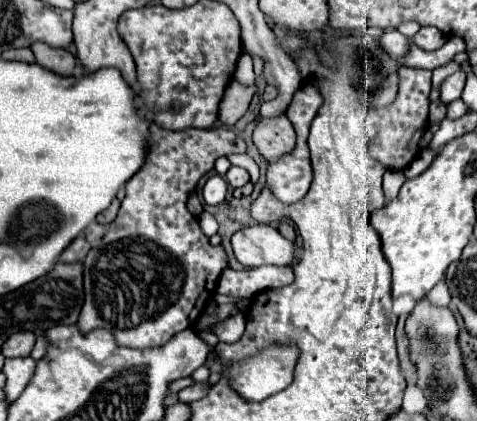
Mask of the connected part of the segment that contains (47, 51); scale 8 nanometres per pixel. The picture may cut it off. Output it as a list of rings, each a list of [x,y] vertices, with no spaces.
[[[32,43],[30,49],[34,51],[36,63],[58,73],[58,75],[72,75],[76,67],[76,59],[66,49],[54,49],[46,43]]]

